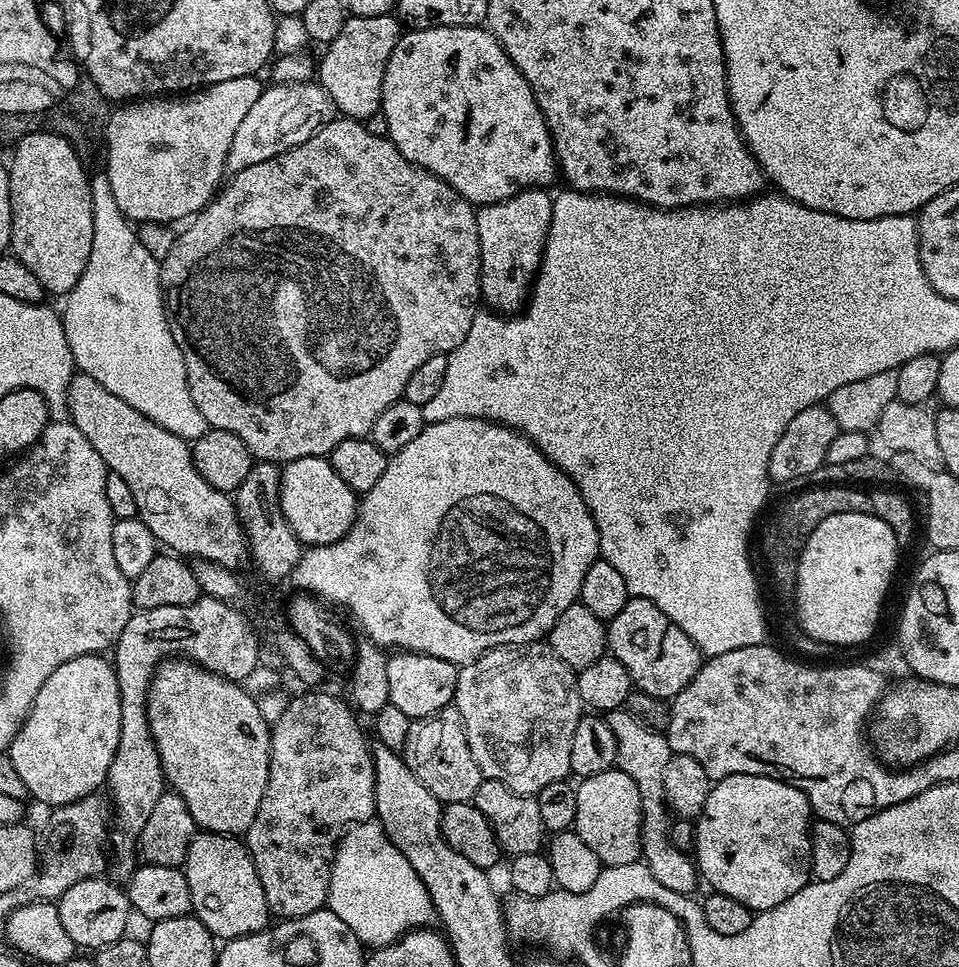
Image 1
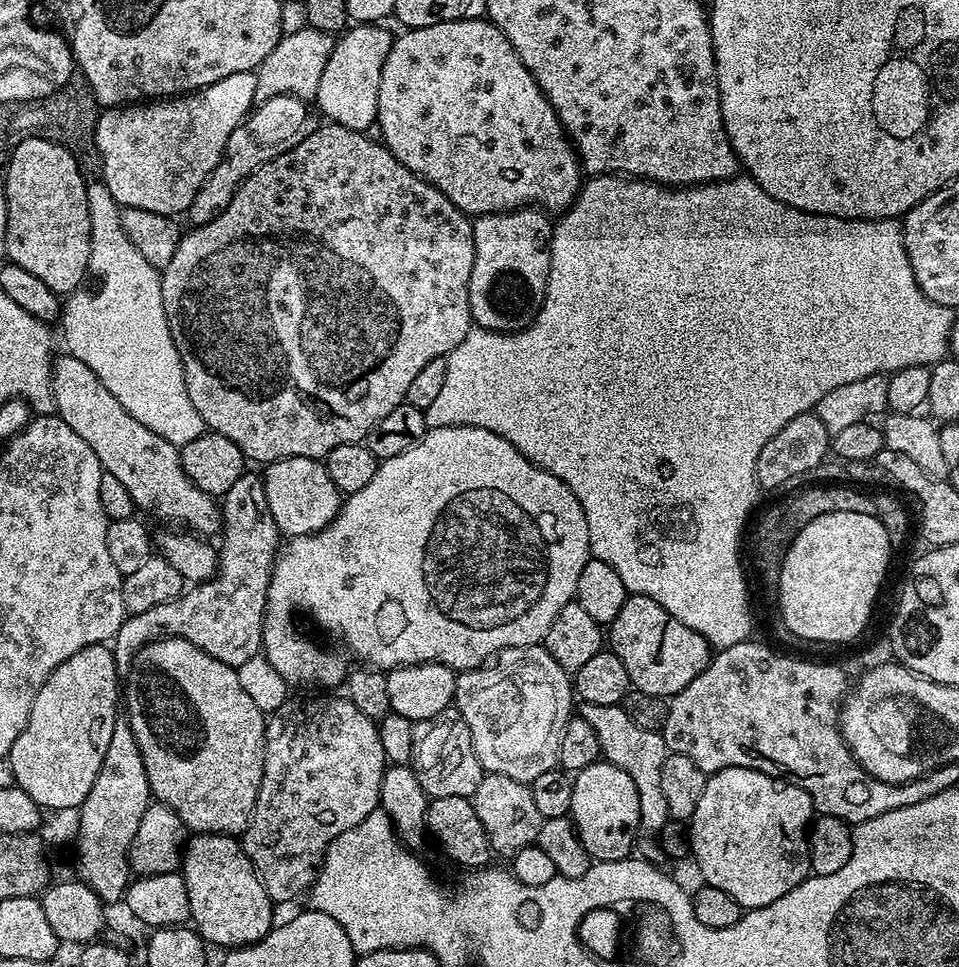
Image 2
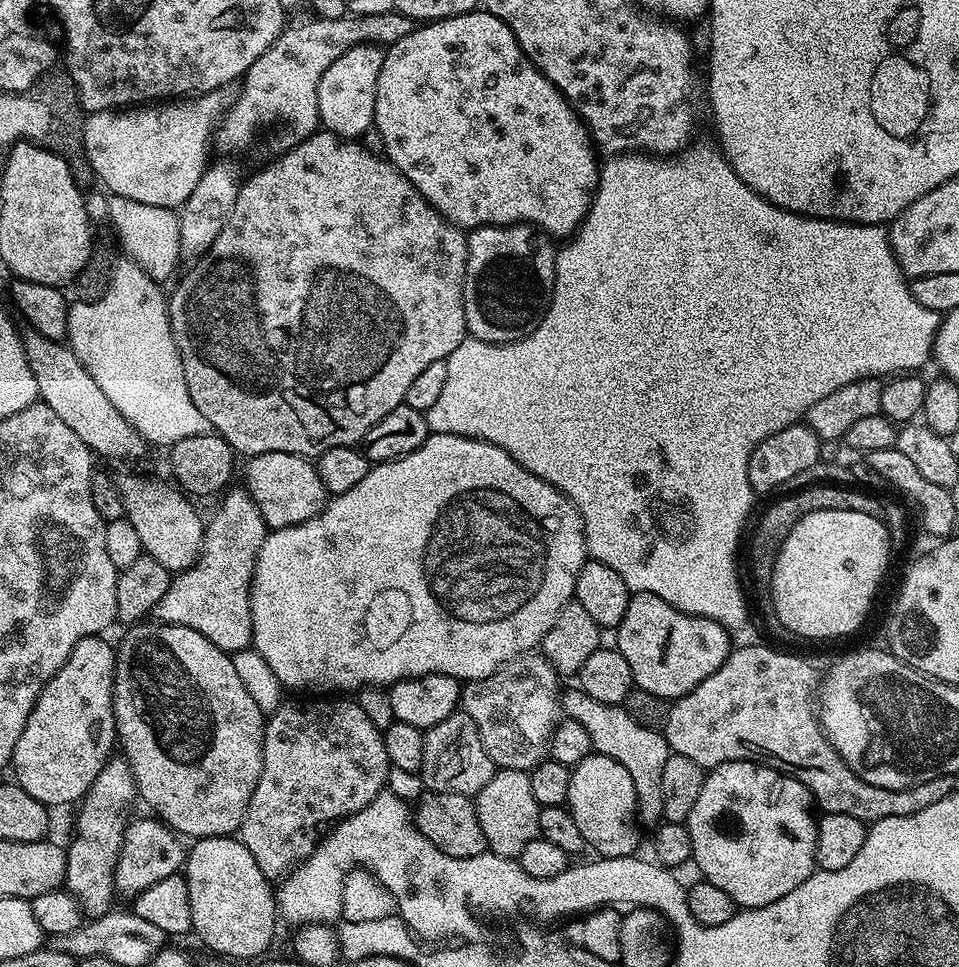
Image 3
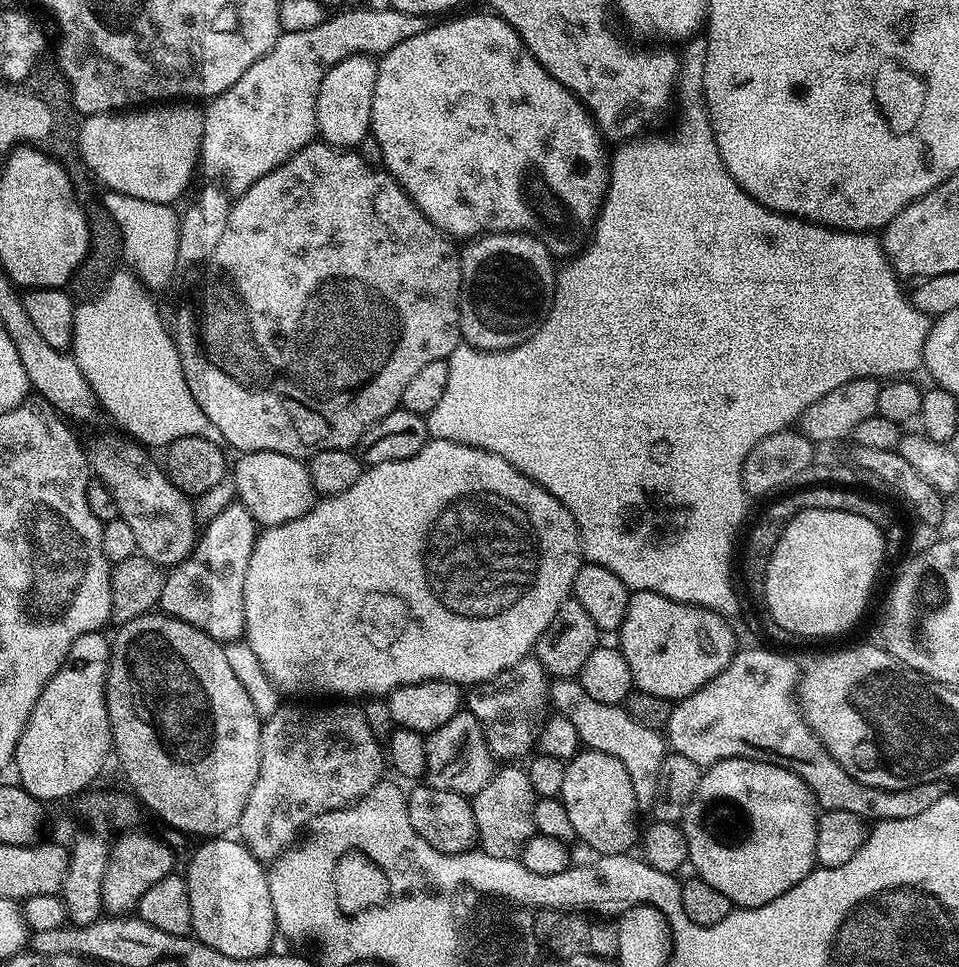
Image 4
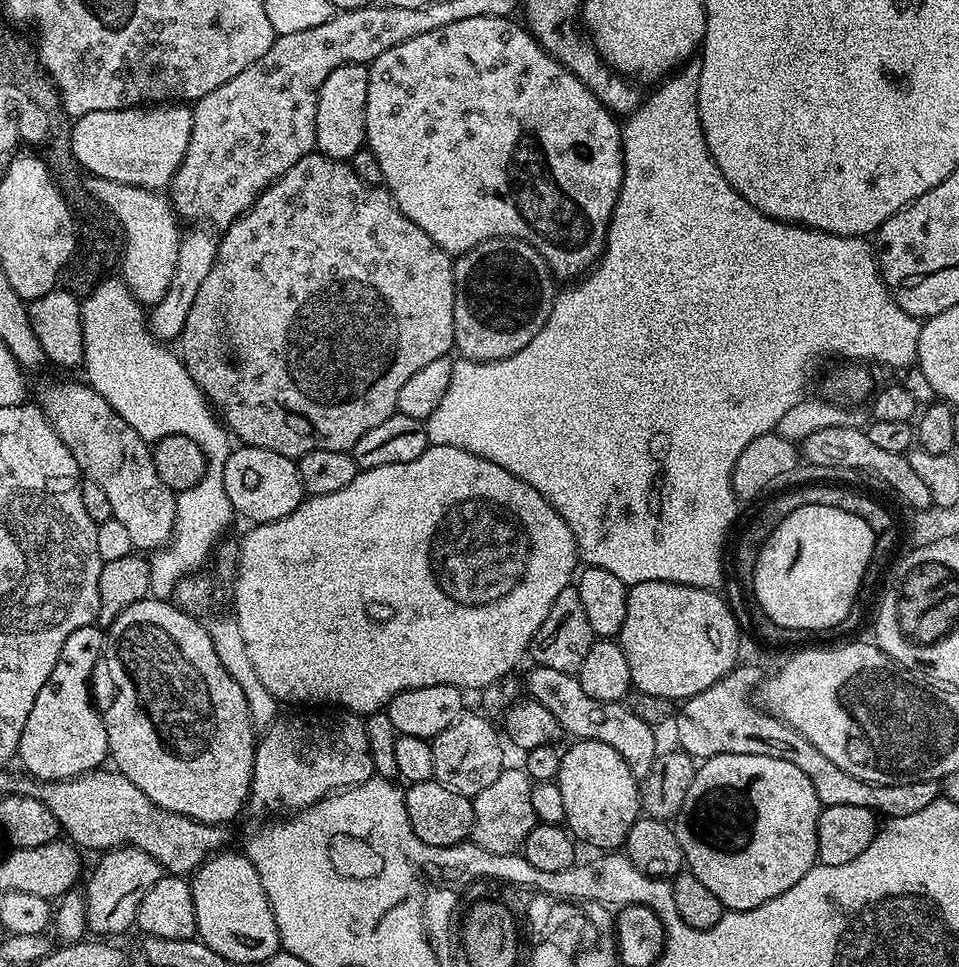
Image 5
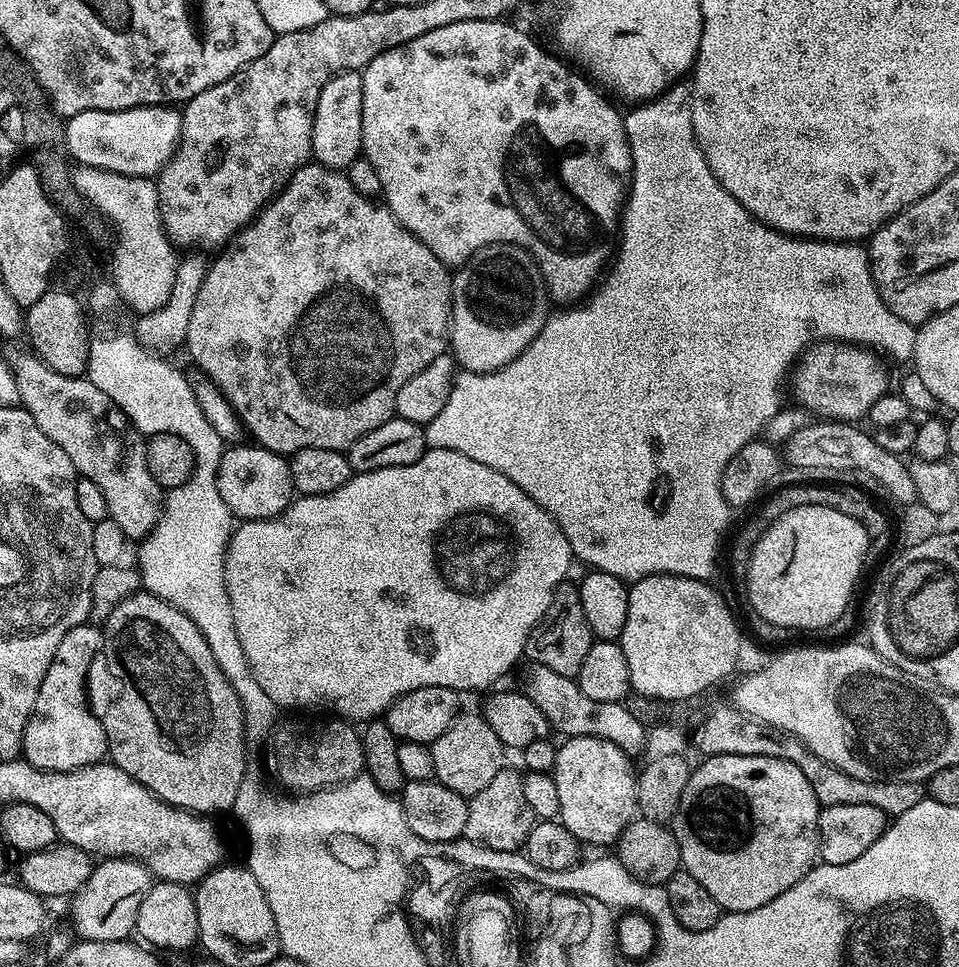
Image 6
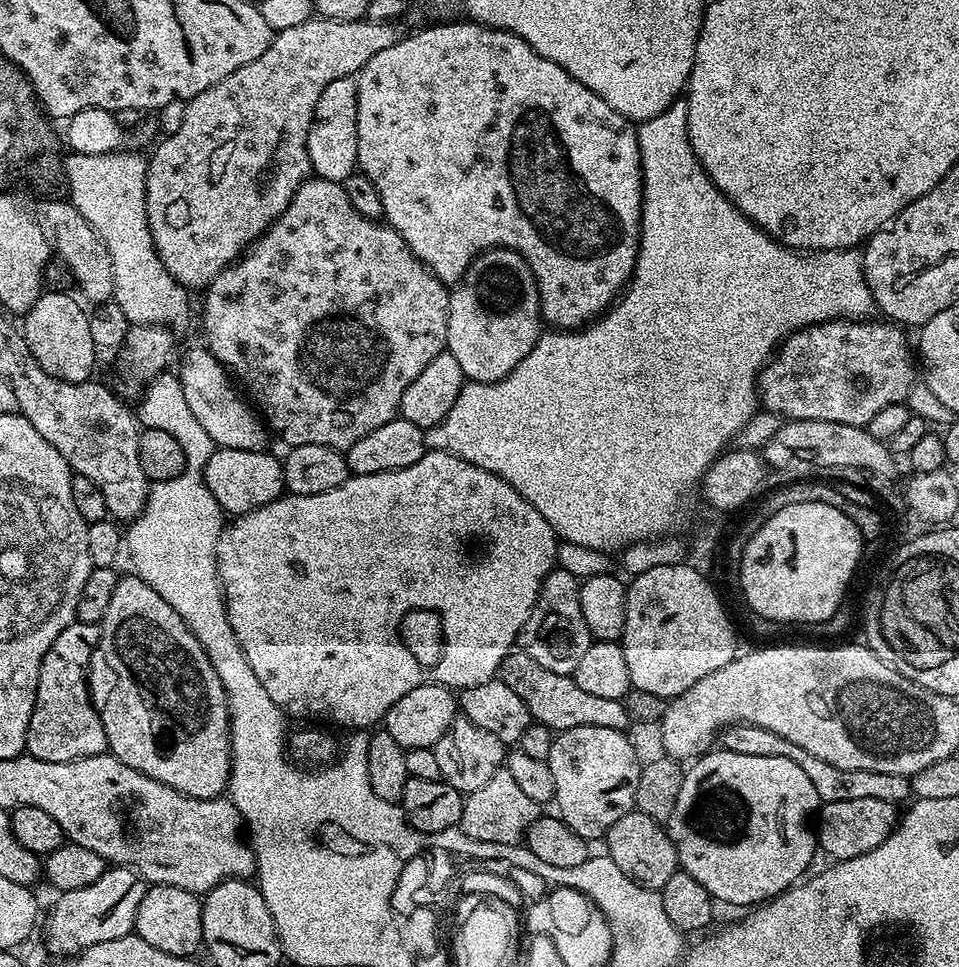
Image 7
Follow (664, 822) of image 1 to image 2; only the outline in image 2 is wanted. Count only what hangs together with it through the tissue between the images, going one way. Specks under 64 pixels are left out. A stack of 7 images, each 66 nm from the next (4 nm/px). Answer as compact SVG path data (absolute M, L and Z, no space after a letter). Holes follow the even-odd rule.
M581 703L578 715L598 734L603 759L618 766L618 770L626 770L630 778L634 778L634 786L638 790L638 806L640 807L640 835L638 852L649 862L660 862L665 859L664 852L658 843L662 826L669 820L666 797L662 794L662 762L670 754L664 744L663 735L659 731L651 732L638 726L620 704L610 706L594 706Z

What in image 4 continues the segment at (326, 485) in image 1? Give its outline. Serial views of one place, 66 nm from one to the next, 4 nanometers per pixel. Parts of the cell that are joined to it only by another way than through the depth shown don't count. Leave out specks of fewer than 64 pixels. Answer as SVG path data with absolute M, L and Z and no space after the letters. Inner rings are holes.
M246 452L239 459L236 469L230 472L234 496L246 510L250 510L261 529L294 522L294 518L302 518L302 514L309 512L316 503L318 494L310 482L304 460L273 452Z

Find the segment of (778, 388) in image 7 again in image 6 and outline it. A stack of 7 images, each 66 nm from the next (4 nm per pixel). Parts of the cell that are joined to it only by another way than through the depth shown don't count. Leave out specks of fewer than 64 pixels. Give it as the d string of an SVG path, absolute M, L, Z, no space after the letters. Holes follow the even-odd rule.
M825 340L805 347L790 372L792 396L799 407L817 417L841 422L860 422L878 398L889 395L888 368L871 347L856 342Z

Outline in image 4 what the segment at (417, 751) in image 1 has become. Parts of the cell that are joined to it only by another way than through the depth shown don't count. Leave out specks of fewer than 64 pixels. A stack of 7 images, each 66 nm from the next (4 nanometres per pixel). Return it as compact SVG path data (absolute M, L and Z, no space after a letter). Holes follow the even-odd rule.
M467 710L454 714L454 718L446 722L446 726L438 726L438 730L427 733L426 756L426 780L431 787L450 790L469 798L476 796L478 790L482 790L482 786L490 782L494 771L494 757L488 747L488 739L484 737L478 718L474 718L474 714Z

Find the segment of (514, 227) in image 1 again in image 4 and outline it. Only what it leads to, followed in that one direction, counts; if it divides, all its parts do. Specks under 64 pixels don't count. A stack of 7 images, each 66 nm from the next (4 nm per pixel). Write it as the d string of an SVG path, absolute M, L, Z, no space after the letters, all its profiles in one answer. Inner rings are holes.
M527 232L485 234L465 244L460 253L463 343L483 352L501 352L538 334L556 297L558 264L548 245Z

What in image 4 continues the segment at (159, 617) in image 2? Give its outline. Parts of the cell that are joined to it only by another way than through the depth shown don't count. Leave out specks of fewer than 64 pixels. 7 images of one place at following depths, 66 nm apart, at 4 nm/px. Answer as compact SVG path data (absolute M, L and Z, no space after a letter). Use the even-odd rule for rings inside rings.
M239 502L215 513L208 525L203 525L196 546L181 564L171 565L165 575L159 611L195 624L210 638L227 642L244 636L244 583L246 566L256 545L256 519Z

